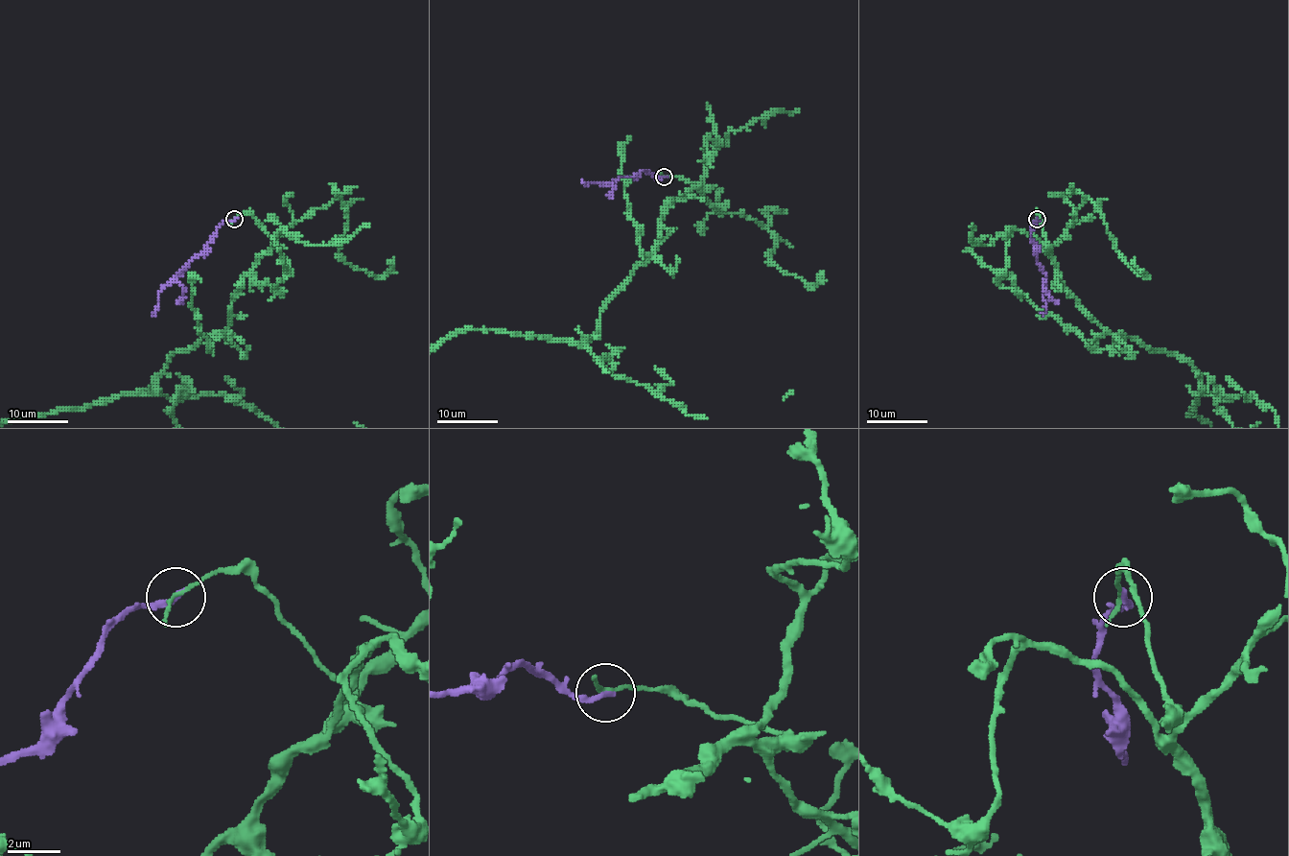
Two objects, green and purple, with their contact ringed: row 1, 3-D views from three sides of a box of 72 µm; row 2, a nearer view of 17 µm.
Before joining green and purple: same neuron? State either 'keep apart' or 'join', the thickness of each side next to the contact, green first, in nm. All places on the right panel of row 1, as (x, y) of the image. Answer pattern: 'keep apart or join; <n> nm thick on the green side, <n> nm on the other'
keep apart; 170 nm thick on the green side, 240 nm on the other

